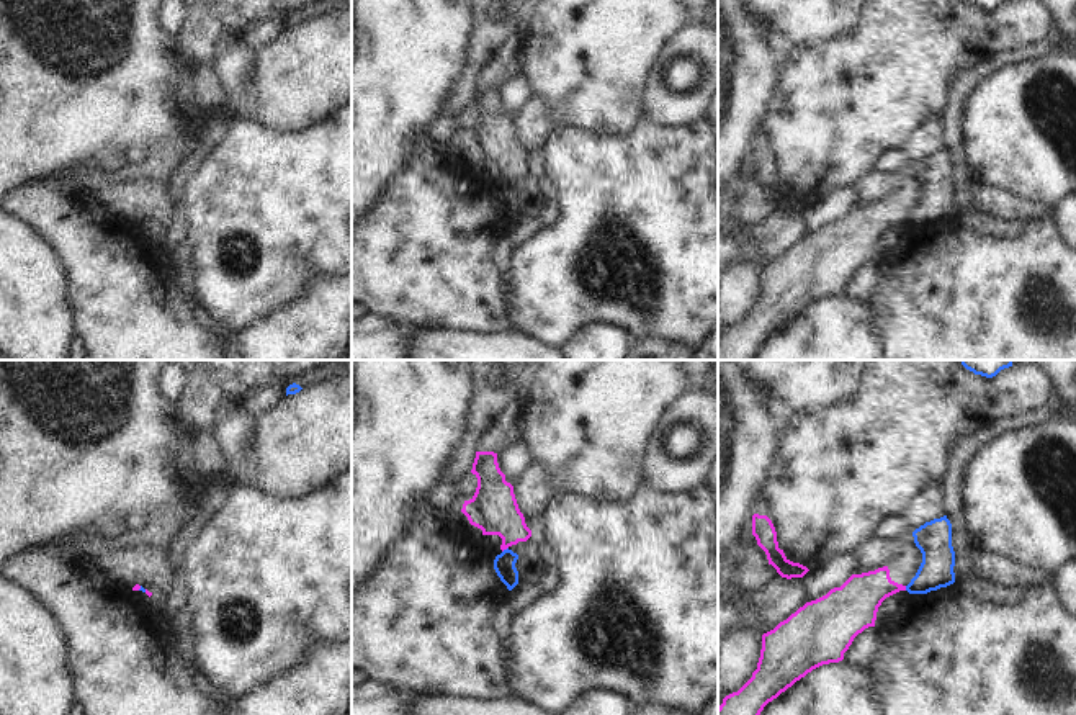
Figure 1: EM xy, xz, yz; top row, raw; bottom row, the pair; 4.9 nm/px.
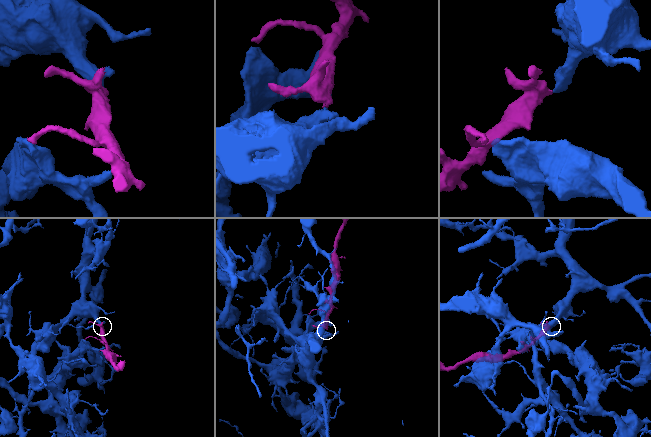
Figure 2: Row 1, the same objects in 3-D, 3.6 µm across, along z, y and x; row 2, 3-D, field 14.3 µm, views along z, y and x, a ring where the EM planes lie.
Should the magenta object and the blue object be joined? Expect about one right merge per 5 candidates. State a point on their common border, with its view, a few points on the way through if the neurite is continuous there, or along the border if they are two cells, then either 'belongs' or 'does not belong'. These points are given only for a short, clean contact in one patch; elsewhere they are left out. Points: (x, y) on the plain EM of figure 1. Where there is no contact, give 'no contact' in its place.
meets magenta in xz at (504, 182); border along xz (507, 180), (502, 185); does not belong

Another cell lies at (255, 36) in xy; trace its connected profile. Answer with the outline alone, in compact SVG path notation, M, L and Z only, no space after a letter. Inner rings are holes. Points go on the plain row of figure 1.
M267 20L262 25L249 25L237 36L252 51L275 41L285 31L280 20Z

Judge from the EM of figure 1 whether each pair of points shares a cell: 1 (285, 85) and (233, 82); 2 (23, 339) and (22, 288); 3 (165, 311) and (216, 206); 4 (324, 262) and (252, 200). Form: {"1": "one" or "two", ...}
{"1": "two", "2": "one", "3": "two", "4": "one"}

